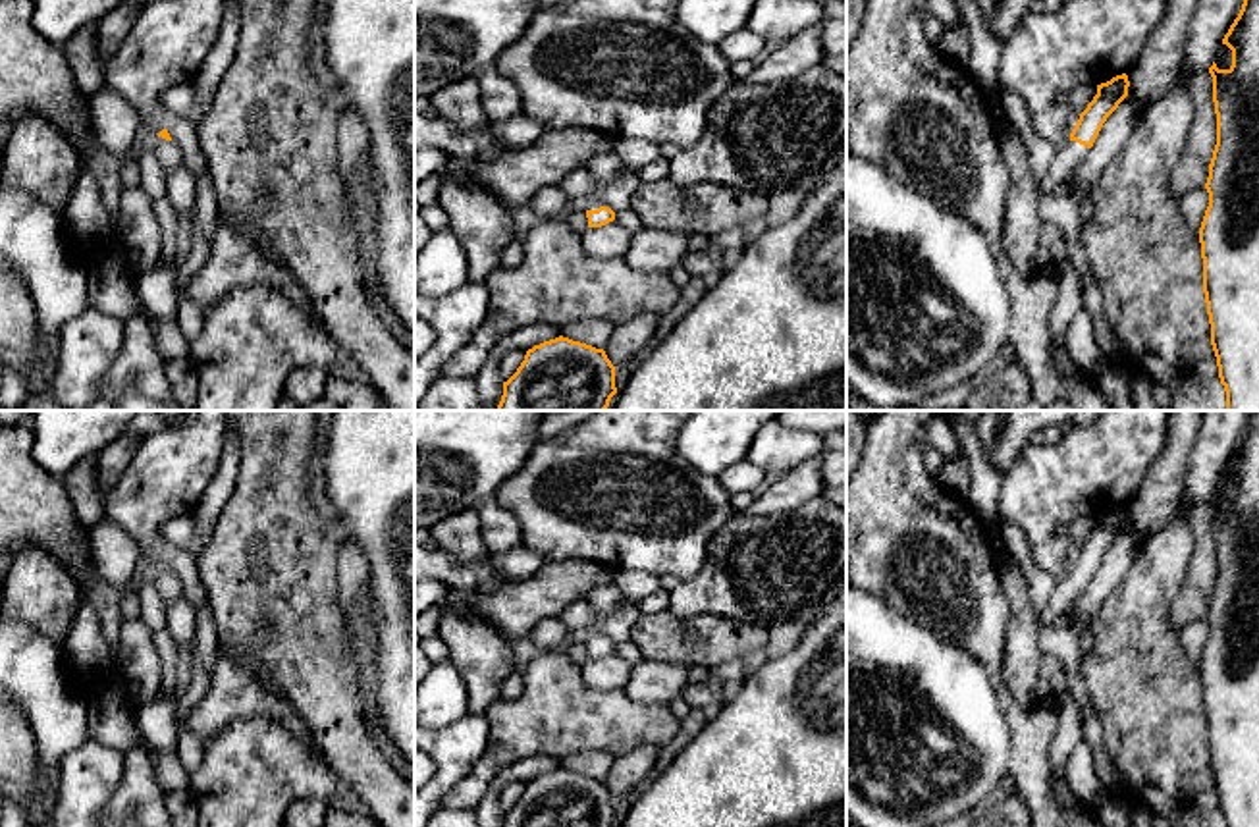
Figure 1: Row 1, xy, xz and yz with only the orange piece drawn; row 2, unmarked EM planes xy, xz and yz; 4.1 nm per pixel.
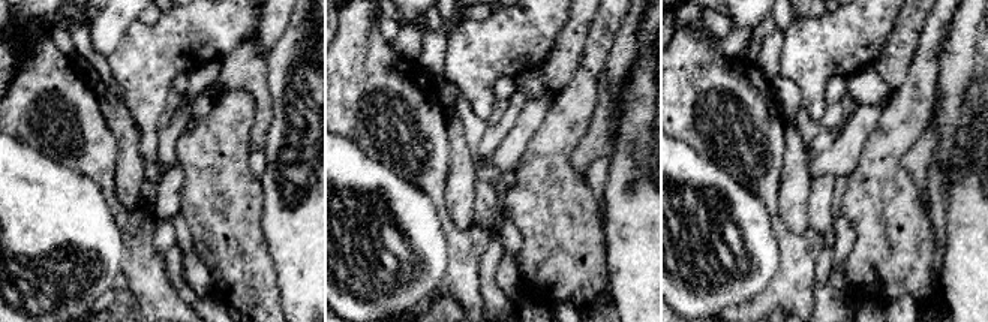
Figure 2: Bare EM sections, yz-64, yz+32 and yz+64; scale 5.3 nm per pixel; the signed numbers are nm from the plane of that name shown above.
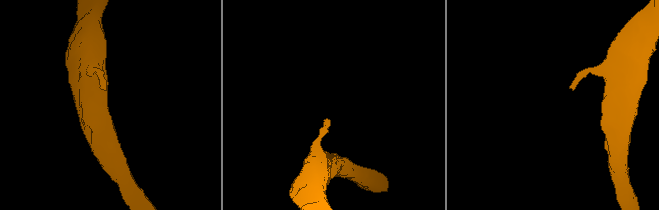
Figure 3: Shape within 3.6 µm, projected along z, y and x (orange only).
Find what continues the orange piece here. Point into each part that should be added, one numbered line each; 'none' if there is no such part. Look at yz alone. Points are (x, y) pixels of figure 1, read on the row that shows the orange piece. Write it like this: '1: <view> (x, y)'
1: yz (1067, 157)

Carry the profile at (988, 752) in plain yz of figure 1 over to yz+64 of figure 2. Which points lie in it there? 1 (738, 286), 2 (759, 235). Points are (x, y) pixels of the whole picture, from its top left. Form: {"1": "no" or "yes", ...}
{"1": "yes", "2": "yes"}

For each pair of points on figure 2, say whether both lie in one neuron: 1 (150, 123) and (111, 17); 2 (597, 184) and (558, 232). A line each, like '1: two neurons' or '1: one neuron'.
1: two neurons
2: two neurons

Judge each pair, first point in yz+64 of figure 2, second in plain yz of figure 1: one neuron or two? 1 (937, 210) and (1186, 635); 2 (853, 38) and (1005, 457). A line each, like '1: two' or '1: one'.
1: one
2: two

